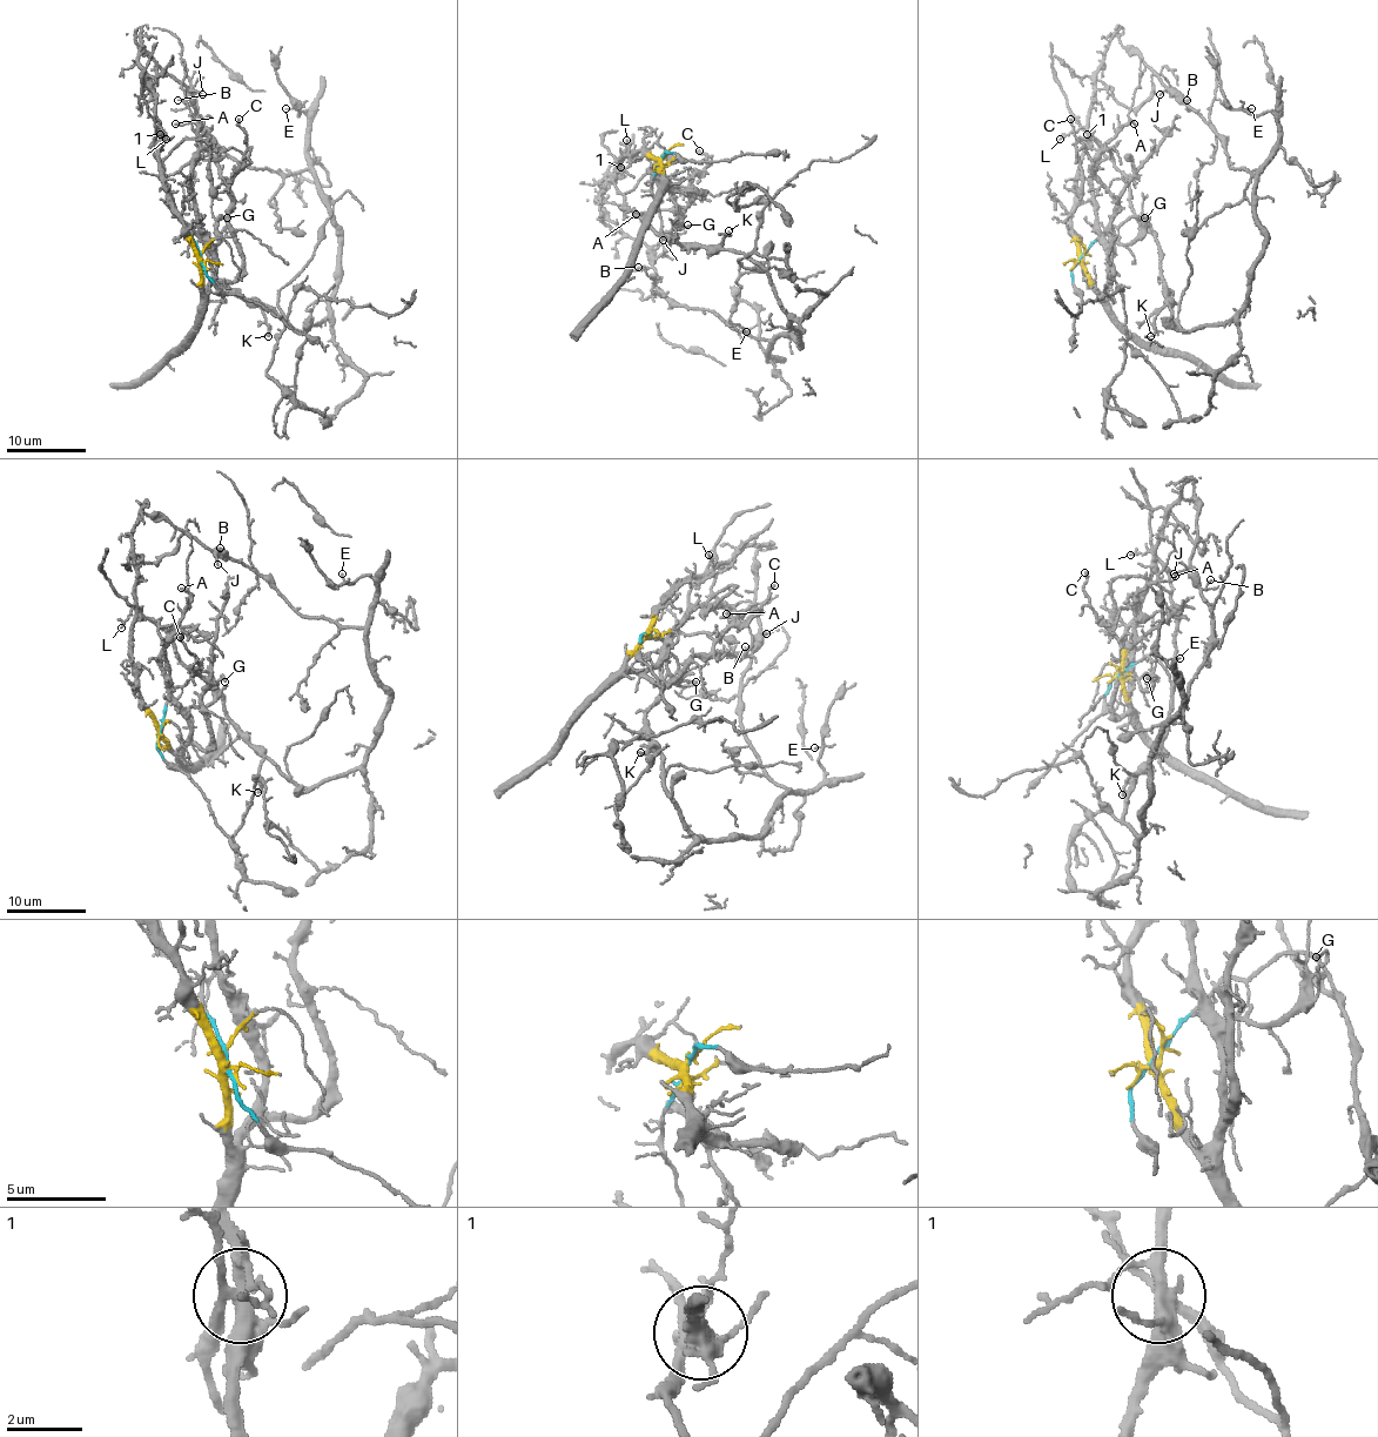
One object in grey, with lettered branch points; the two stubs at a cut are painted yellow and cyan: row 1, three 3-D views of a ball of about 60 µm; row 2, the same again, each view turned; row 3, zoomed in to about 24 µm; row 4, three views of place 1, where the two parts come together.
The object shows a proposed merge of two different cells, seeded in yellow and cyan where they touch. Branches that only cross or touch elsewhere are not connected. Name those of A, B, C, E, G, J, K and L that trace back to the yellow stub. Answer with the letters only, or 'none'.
A, C, G, L

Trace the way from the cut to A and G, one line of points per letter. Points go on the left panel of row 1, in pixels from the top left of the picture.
A: (201, 260), (204, 291), (215, 253), (190, 190), (199, 128), (190, 122), (175, 123)
G: (201, 260), (204, 291), (215, 270), (210, 242), (221, 239), (216, 235), (216, 221), (221, 215), (227, 216)

